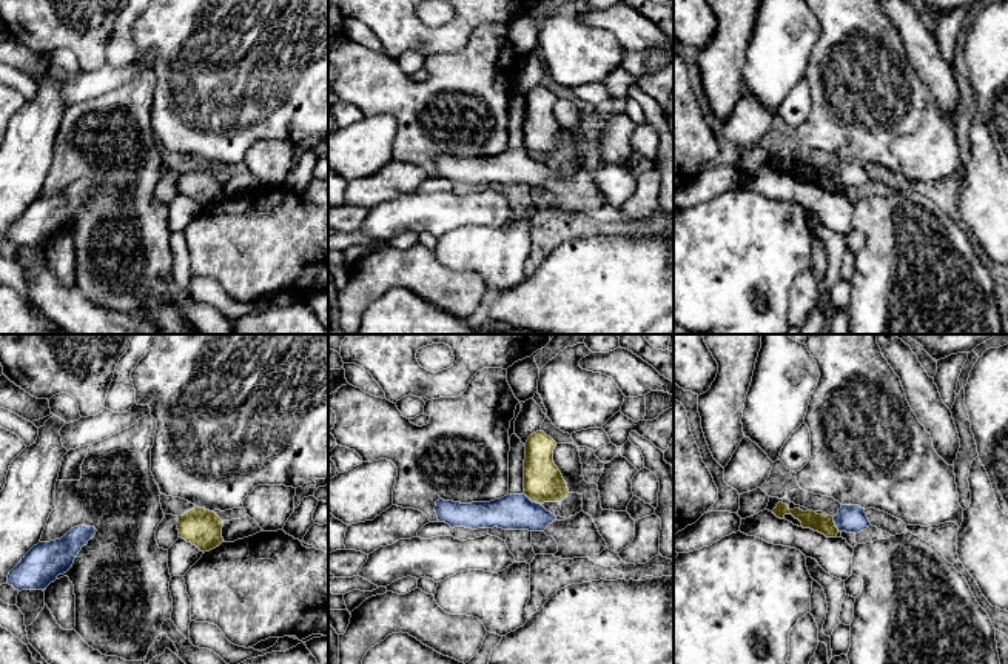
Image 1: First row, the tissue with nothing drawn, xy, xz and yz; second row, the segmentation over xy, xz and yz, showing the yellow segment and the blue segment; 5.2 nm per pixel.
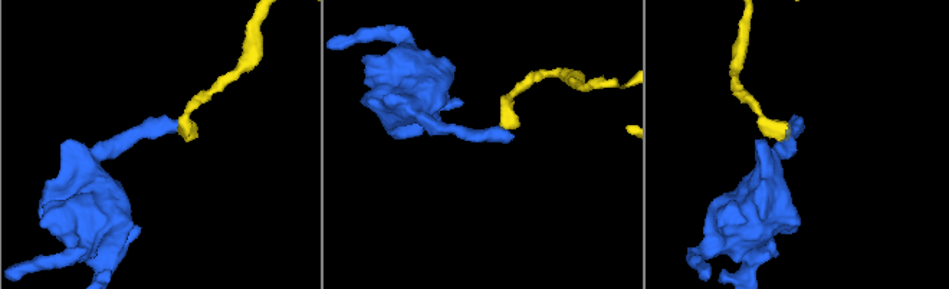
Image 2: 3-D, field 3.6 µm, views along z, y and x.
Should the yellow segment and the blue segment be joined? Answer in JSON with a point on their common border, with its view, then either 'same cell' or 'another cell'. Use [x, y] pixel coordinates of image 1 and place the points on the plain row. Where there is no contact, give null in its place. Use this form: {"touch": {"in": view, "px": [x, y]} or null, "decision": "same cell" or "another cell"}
{"touch": {"in": "xz", "px": [532, 156]}, "decision": "another cell"}

